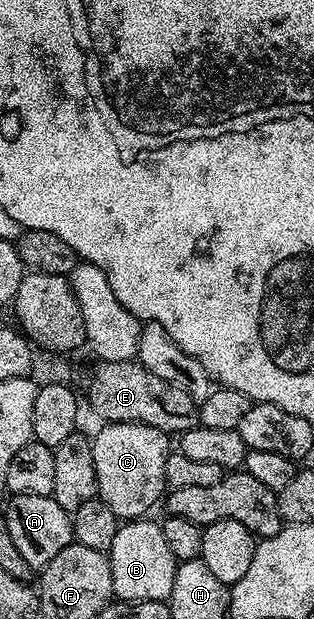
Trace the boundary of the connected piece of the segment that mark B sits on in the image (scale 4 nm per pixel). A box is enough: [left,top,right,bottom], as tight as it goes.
[108,517,178,603]

